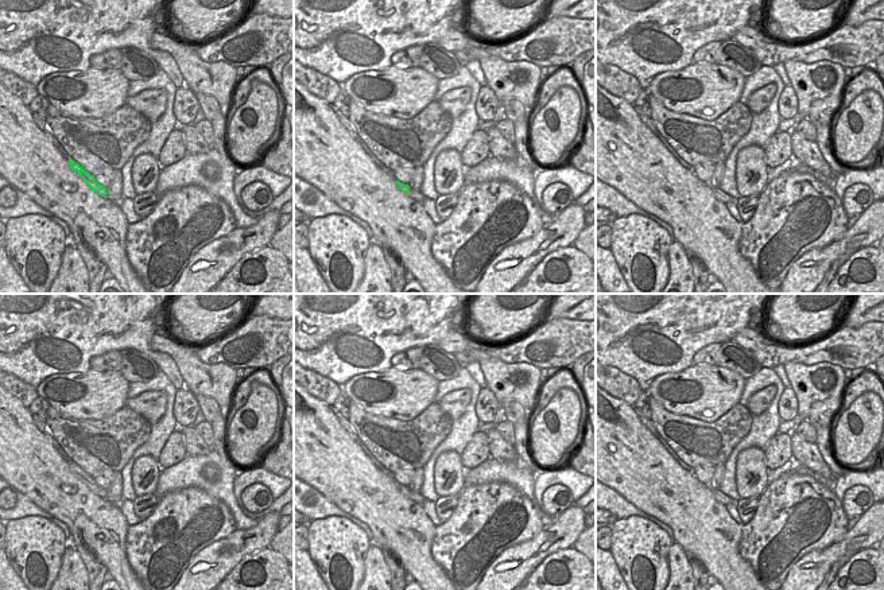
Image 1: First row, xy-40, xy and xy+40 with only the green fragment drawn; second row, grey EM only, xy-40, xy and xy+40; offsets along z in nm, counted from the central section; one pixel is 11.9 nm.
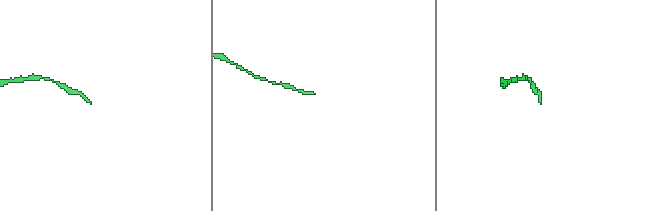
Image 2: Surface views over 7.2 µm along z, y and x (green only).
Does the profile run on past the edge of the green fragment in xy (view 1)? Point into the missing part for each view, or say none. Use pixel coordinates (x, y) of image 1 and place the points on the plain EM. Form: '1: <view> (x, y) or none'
1: xy (415, 496)

